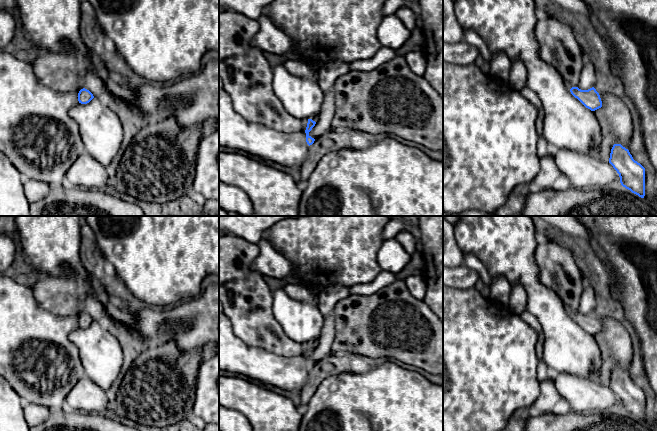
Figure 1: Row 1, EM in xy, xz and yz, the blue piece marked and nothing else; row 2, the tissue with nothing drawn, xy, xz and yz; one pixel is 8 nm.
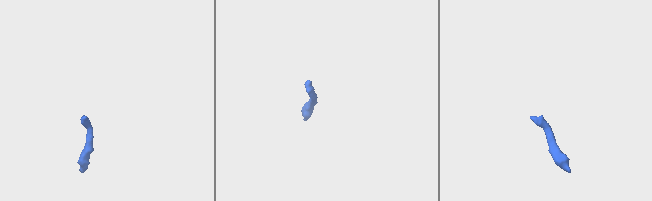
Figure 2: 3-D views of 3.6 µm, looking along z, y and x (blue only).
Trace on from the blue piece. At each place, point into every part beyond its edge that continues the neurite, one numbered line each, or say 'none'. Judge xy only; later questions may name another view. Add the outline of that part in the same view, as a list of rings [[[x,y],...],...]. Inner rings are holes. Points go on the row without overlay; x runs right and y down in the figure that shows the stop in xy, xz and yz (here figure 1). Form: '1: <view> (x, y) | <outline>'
none

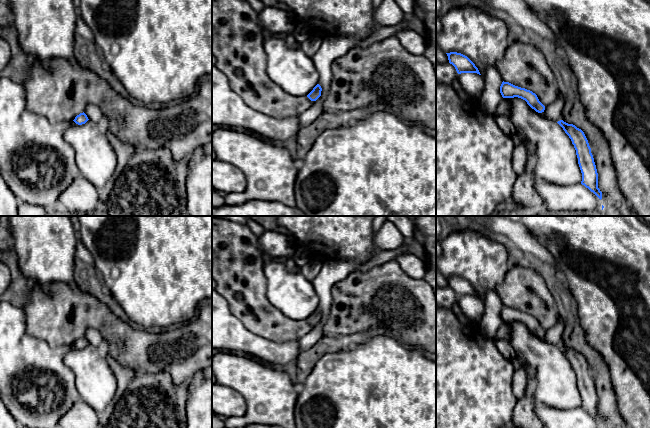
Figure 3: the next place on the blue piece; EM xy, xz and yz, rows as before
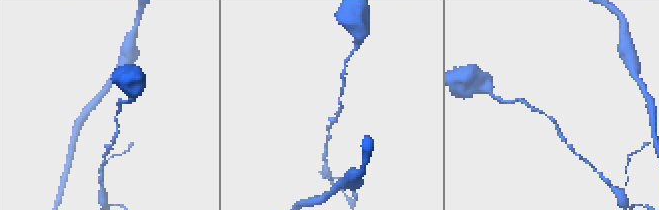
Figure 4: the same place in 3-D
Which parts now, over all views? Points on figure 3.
none

